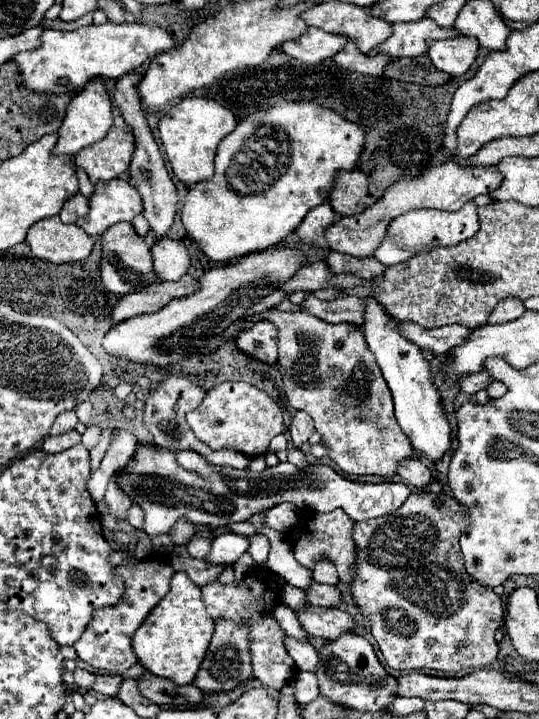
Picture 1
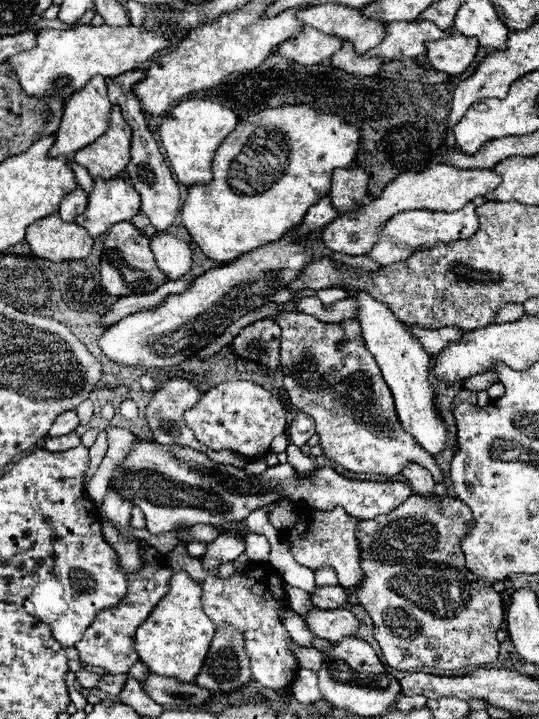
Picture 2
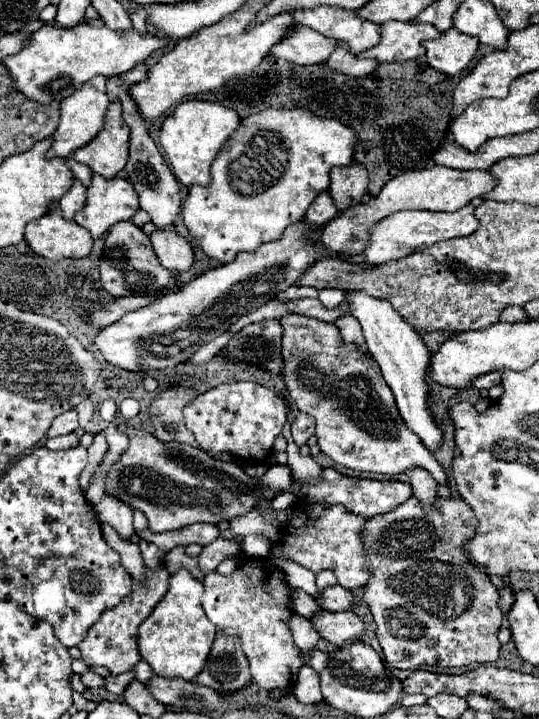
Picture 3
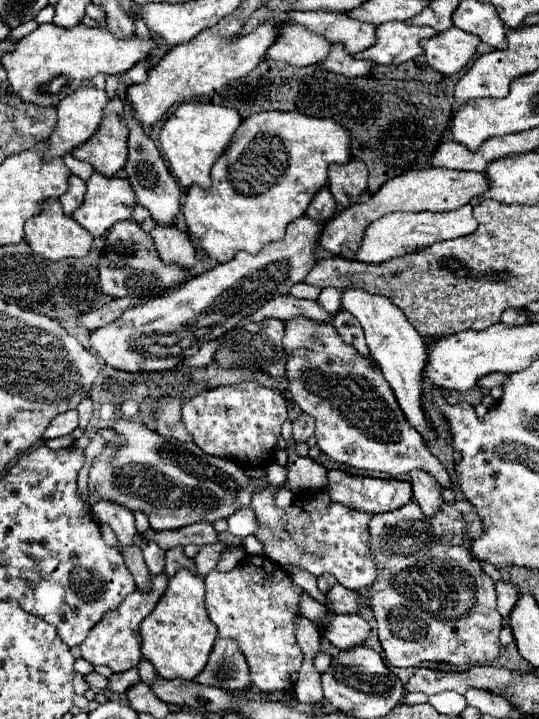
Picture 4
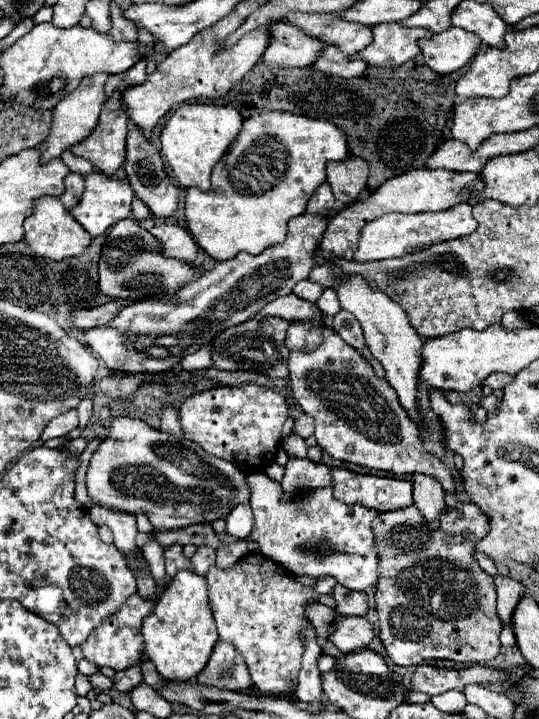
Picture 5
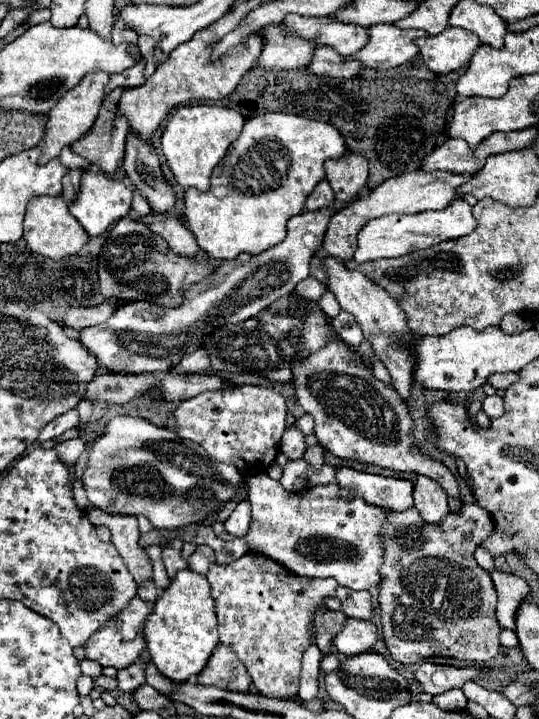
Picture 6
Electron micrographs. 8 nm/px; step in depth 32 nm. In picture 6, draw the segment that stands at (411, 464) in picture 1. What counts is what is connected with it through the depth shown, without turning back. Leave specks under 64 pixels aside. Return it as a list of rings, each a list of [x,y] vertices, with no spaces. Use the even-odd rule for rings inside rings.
[[[418,476],[414,482],[414,508],[426,522],[442,520],[450,512],[446,492],[428,476]]]

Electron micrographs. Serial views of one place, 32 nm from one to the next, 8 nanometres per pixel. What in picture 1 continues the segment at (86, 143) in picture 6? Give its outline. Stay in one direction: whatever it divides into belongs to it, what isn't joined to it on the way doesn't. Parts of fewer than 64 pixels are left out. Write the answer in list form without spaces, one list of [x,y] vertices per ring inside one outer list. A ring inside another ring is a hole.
[[[114,108],[112,132],[104,140],[80,150],[74,162],[88,174],[90,182],[96,186],[98,182],[110,182],[124,174],[130,166],[132,152],[134,152],[132,128],[124,122],[120,110]]]

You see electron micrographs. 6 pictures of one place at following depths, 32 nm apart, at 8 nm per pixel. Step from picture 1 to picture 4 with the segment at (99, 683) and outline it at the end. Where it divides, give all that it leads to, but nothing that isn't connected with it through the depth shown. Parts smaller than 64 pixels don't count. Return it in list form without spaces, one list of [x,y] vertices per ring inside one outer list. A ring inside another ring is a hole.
[[[132,668],[132,670],[128,670],[128,672],[120,672],[120,674],[112,674],[110,678],[108,678],[108,688],[112,690],[112,692],[126,692],[132,684],[136,684],[136,682],[140,682],[140,676],[138,676],[138,672],[136,672],[136,668]]]

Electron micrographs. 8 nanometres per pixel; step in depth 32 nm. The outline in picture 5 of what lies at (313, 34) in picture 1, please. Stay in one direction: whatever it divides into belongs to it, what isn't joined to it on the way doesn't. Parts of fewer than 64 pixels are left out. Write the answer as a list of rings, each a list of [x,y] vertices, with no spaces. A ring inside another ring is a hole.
[[[276,22],[272,24],[272,40],[270,48],[264,52],[262,62],[264,64],[280,64],[280,66],[312,66],[320,52],[328,46],[326,42],[308,36],[300,28]]]

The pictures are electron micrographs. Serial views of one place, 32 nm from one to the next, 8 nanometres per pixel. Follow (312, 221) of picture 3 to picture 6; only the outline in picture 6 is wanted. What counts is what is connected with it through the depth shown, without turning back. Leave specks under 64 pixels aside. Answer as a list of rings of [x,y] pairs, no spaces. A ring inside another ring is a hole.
[[[322,180],[314,192],[308,196],[306,200],[306,210],[314,212],[314,210],[322,210],[322,208],[330,208],[334,204],[334,192],[330,188],[330,184],[326,180]]]

